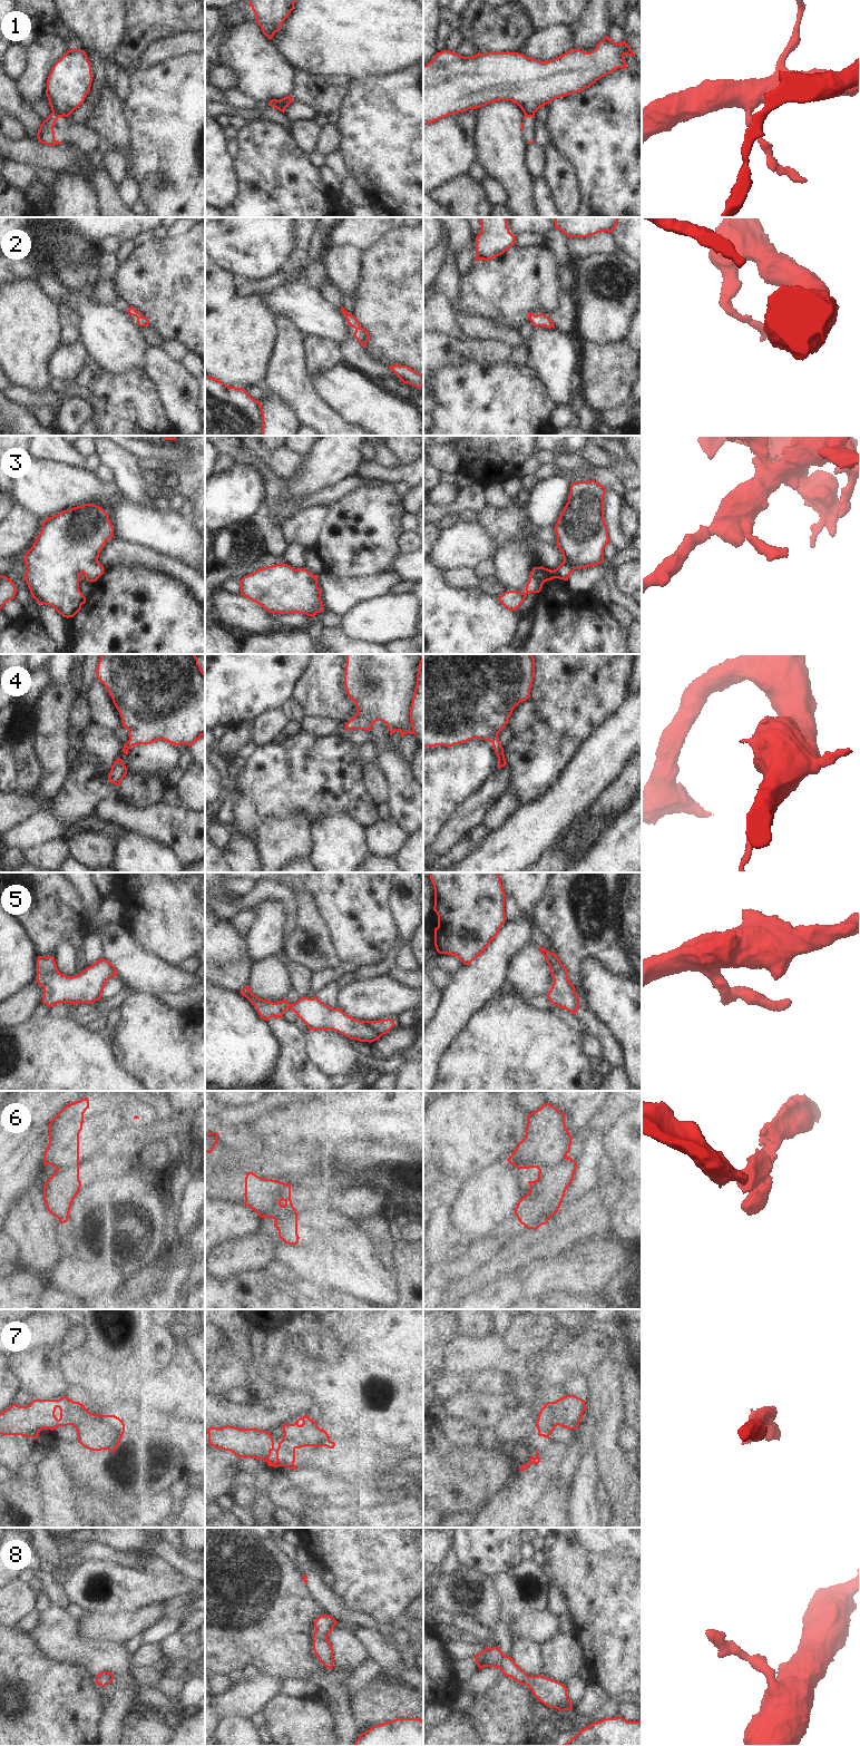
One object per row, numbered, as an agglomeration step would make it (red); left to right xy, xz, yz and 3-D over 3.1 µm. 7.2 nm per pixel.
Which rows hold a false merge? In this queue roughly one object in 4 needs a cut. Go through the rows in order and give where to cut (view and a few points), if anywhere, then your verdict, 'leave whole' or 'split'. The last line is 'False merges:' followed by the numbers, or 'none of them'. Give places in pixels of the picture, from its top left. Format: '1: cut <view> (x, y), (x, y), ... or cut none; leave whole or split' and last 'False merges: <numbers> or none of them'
1: cut xy (52, 110), (62, 116); split
2: cut none; leave whole
3: cut none; leave whole
4: cut none; leave whole
5: cut none; leave whole
6: cut yz (565, 1157), (562, 1161), (547, 1166), (539, 1171); split
7: cut xy (76, 1402), (71, 1411), (71, 1424); split
8: cut none; leave whole
False merges: 1, 6, 7

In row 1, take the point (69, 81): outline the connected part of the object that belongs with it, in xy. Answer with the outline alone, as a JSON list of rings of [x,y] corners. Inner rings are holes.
[[[67,50],[47,79],[46,96],[51,110],[68,117],[85,101],[91,82],[91,65],[85,50]]]

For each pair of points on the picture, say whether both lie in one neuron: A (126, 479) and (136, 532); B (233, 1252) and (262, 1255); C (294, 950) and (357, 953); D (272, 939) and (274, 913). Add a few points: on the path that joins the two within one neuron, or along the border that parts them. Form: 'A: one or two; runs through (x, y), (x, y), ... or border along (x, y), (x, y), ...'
A: two; border along (113, 481), (128, 498), (138, 504), (153, 506)
B: one; runs through (240, 1254), (255, 1254)
C: two; border along (329, 927), (334, 946), (342, 959)
D: one; runs through (272, 933), (272, 919)

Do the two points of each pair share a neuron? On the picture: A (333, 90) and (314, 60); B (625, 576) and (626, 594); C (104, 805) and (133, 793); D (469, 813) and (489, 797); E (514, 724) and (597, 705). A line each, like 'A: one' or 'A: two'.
A: two
B: one
C: two
D: one
E: two

